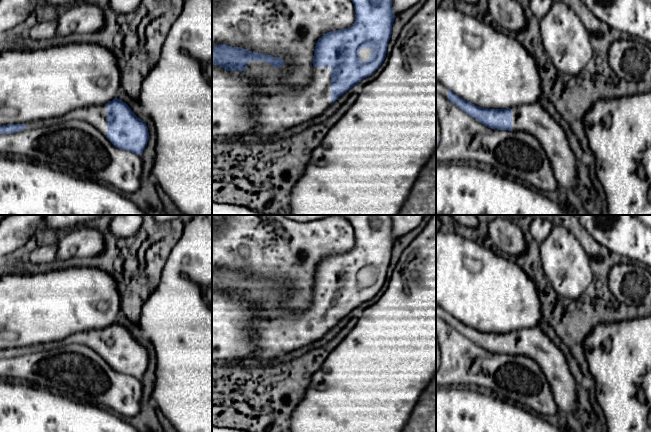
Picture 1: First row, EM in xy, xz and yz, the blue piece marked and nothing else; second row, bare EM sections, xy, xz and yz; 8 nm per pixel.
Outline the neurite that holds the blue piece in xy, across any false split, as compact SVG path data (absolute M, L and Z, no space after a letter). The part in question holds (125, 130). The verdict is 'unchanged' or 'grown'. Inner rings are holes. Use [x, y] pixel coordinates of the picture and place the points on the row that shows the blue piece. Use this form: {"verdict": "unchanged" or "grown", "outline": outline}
{"verdict": "grown", "outline": "M117 97L102 105L72 110L63 119L86 121L100 131L116 148L139 156L149 140L145 122Z"}

